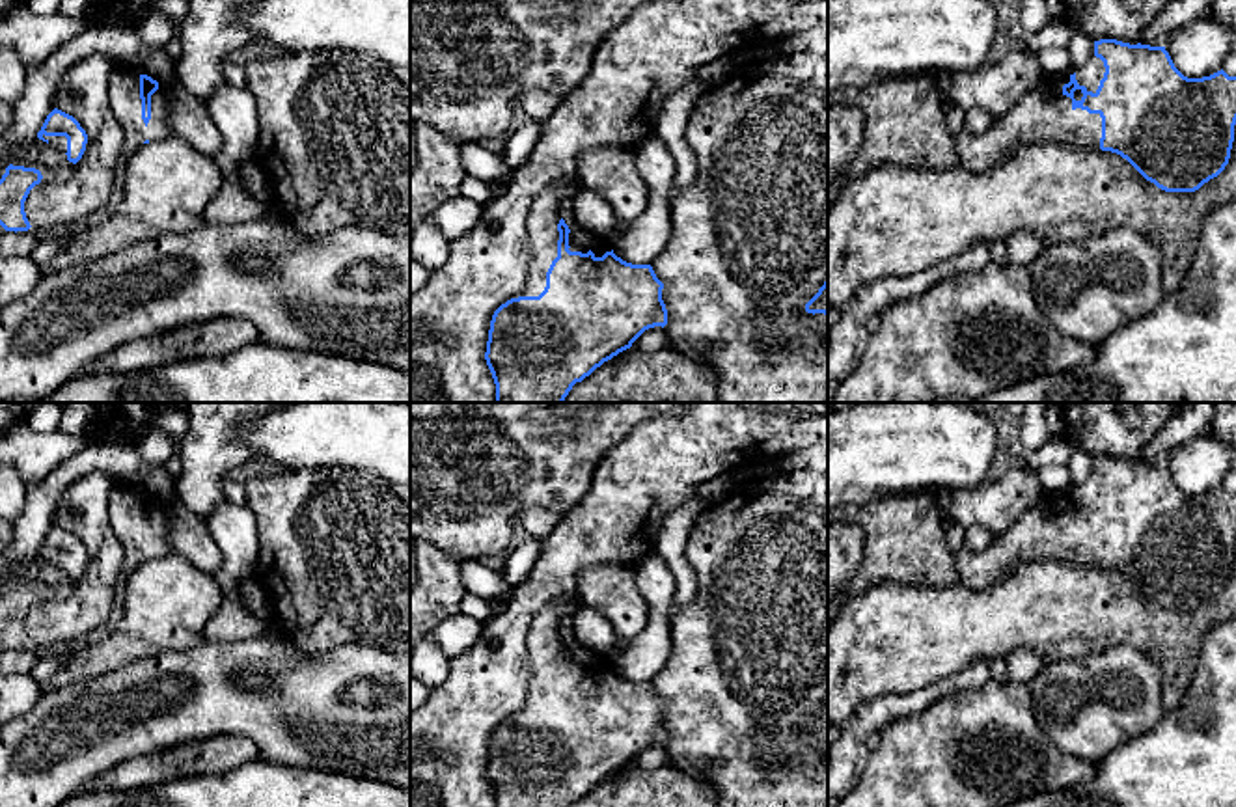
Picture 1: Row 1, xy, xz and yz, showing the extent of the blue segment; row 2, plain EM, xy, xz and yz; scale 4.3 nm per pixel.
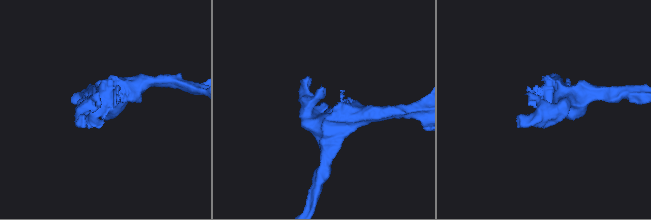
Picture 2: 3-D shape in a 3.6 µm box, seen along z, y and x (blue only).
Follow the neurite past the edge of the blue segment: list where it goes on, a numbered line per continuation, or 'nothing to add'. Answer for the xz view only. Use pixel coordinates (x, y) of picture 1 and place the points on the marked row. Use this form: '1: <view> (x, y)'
1: xz (554, 202)

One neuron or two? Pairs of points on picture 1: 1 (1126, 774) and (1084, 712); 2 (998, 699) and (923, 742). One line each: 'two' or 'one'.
1: two
2: one

